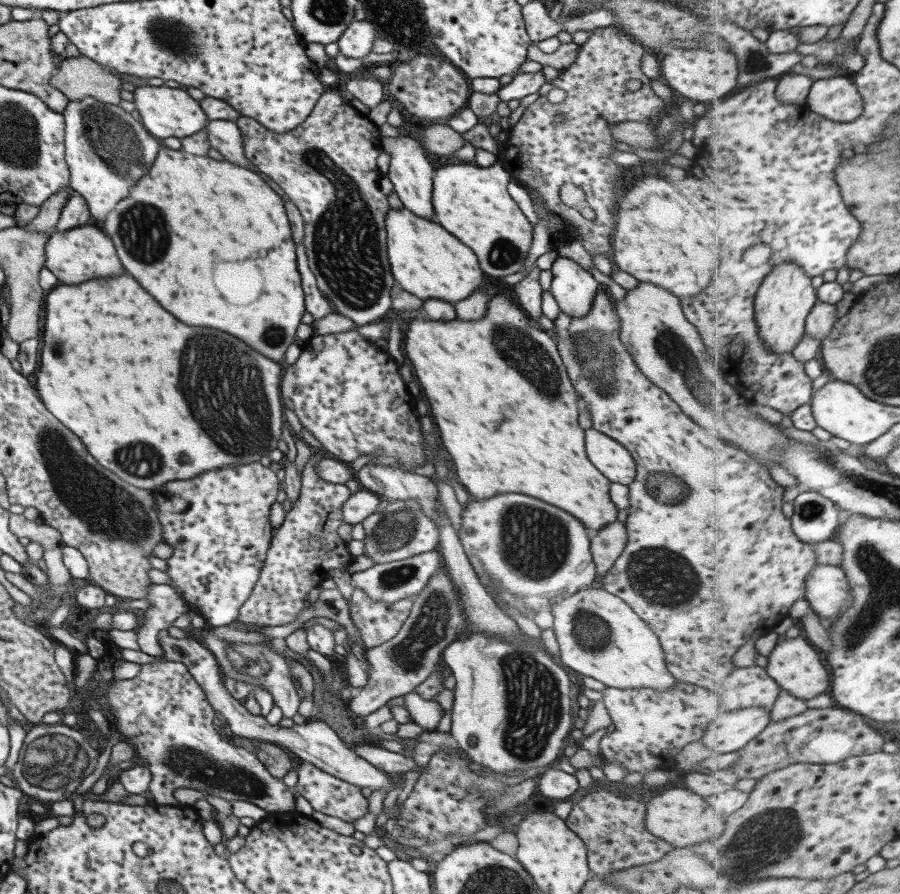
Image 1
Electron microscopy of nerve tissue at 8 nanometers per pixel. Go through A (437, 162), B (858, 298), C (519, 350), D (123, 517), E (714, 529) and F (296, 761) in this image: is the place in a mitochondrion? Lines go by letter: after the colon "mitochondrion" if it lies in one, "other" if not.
A: other
B: other
C: mitochondrion
D: mitochondrion
E: other
F: other

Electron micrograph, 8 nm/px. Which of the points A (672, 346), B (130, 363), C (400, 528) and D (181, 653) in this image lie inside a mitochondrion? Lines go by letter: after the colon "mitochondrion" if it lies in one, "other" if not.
A: mitochondrion
B: other
C: mitochondrion
D: other

